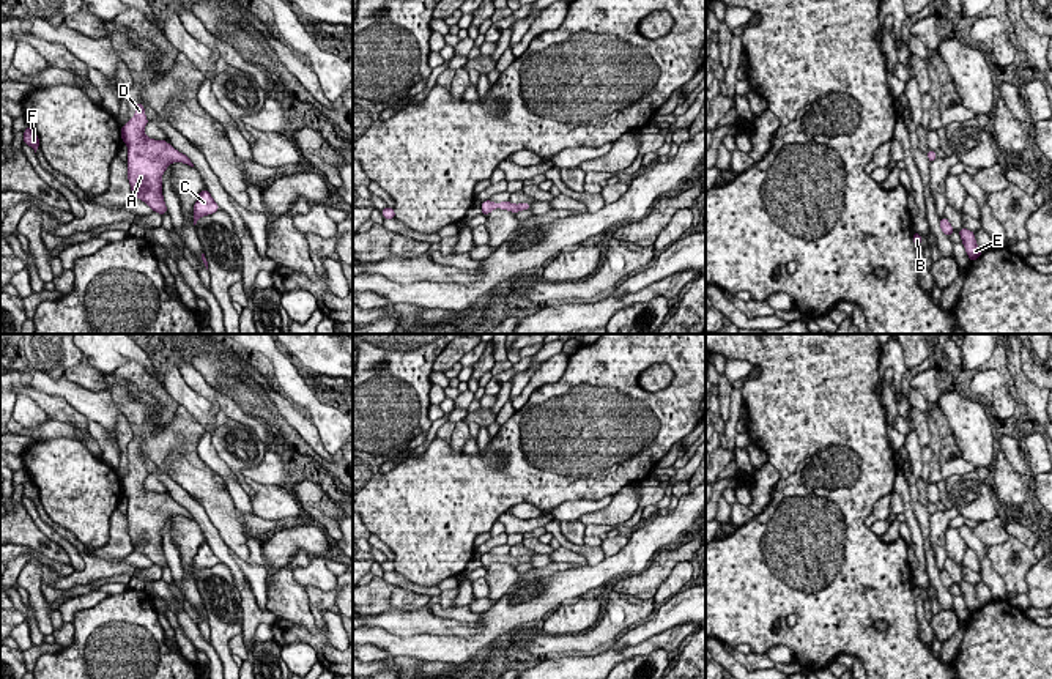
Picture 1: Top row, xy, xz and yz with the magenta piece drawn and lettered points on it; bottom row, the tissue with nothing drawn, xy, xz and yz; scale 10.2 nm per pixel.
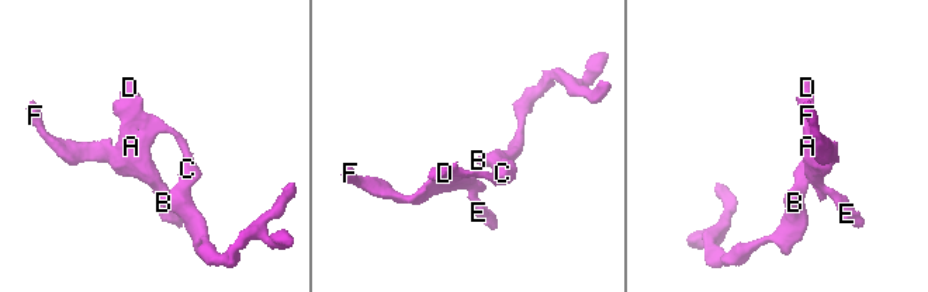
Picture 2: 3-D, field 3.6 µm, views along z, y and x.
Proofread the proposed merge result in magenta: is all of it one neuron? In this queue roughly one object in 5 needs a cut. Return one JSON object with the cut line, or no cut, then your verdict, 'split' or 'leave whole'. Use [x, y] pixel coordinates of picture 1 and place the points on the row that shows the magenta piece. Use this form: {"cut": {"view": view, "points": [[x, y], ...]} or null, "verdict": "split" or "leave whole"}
{"cut": null, "verdict": "leave whole"}

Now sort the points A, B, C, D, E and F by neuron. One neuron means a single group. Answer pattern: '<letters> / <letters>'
A B C D E F

